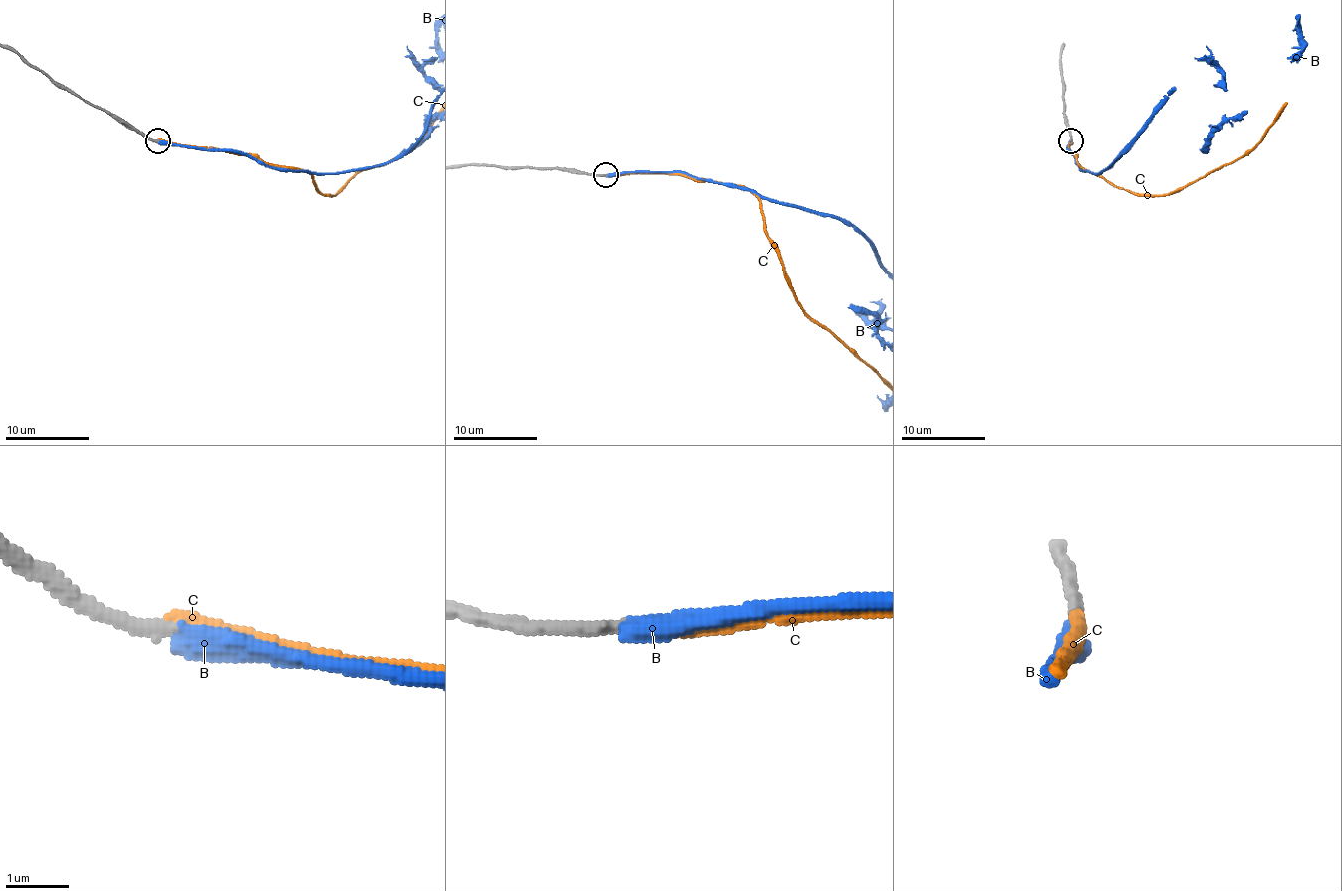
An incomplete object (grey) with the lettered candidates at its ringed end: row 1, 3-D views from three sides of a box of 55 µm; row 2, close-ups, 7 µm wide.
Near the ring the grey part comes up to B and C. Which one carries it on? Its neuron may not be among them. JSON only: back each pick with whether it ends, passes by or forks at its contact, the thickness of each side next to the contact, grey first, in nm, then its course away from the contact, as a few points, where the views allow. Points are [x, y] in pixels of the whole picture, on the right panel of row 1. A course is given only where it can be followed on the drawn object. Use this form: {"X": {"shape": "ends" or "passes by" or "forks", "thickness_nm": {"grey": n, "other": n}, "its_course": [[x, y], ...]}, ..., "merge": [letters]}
{"B": {"shape": "ends", "thickness_nm": {"grey": 240, "other": 400}}, "merge": ["B"]}

